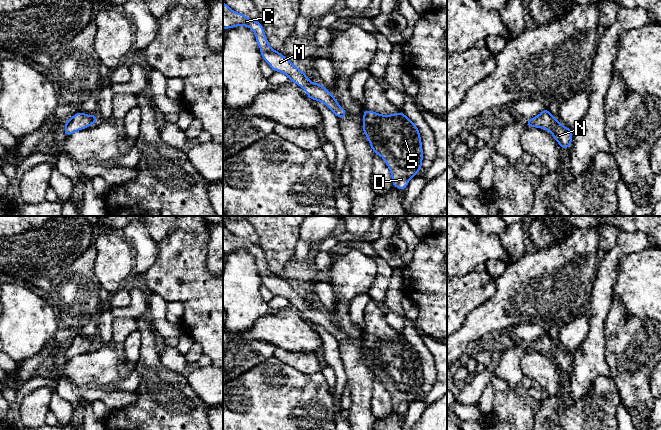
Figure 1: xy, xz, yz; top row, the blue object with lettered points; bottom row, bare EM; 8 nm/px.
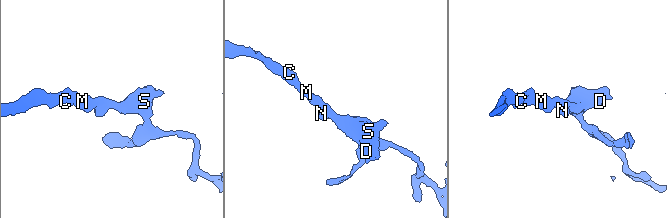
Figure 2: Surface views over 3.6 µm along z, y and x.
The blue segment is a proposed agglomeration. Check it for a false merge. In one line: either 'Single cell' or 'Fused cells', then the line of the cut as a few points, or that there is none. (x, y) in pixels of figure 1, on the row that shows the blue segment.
Single cell. No split

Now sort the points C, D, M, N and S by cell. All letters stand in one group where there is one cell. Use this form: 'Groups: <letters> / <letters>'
Groups: C D M N S

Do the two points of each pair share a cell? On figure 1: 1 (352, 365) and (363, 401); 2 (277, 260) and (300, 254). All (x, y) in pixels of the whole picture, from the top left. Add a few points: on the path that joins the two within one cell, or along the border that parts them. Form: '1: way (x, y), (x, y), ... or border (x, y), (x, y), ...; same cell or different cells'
1: way (359, 374), (361, 392); same cell
2: border (299, 237), (293, 256); different cells

